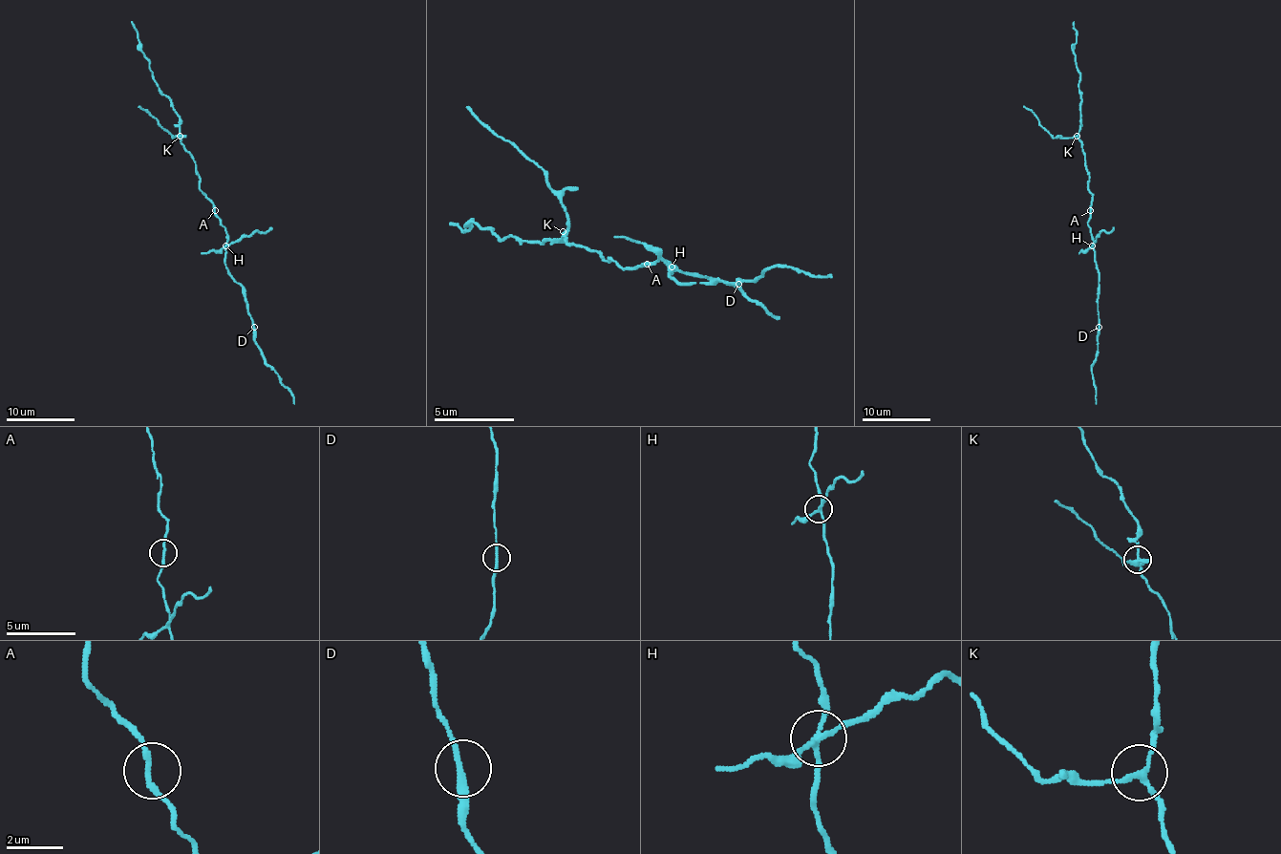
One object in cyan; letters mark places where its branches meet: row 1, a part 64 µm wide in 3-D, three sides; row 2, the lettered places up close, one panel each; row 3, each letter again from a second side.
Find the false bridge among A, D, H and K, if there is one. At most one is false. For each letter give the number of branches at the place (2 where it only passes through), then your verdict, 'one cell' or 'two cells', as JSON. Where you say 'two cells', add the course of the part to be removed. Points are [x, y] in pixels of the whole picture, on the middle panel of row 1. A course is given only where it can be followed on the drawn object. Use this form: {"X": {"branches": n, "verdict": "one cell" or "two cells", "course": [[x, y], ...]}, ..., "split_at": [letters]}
{"A": {"branches": 2, "verdict": "one cell"}, "D": {"branches": 2, "verdict": "one cell"}, "H": {"branches": 4, "verdict": "two cells", "course": [[671, 267], [735, 284], [779, 320]]}, "K": {"branches": 3, "verdict": "one cell"}, "split_at": ["H"]}

